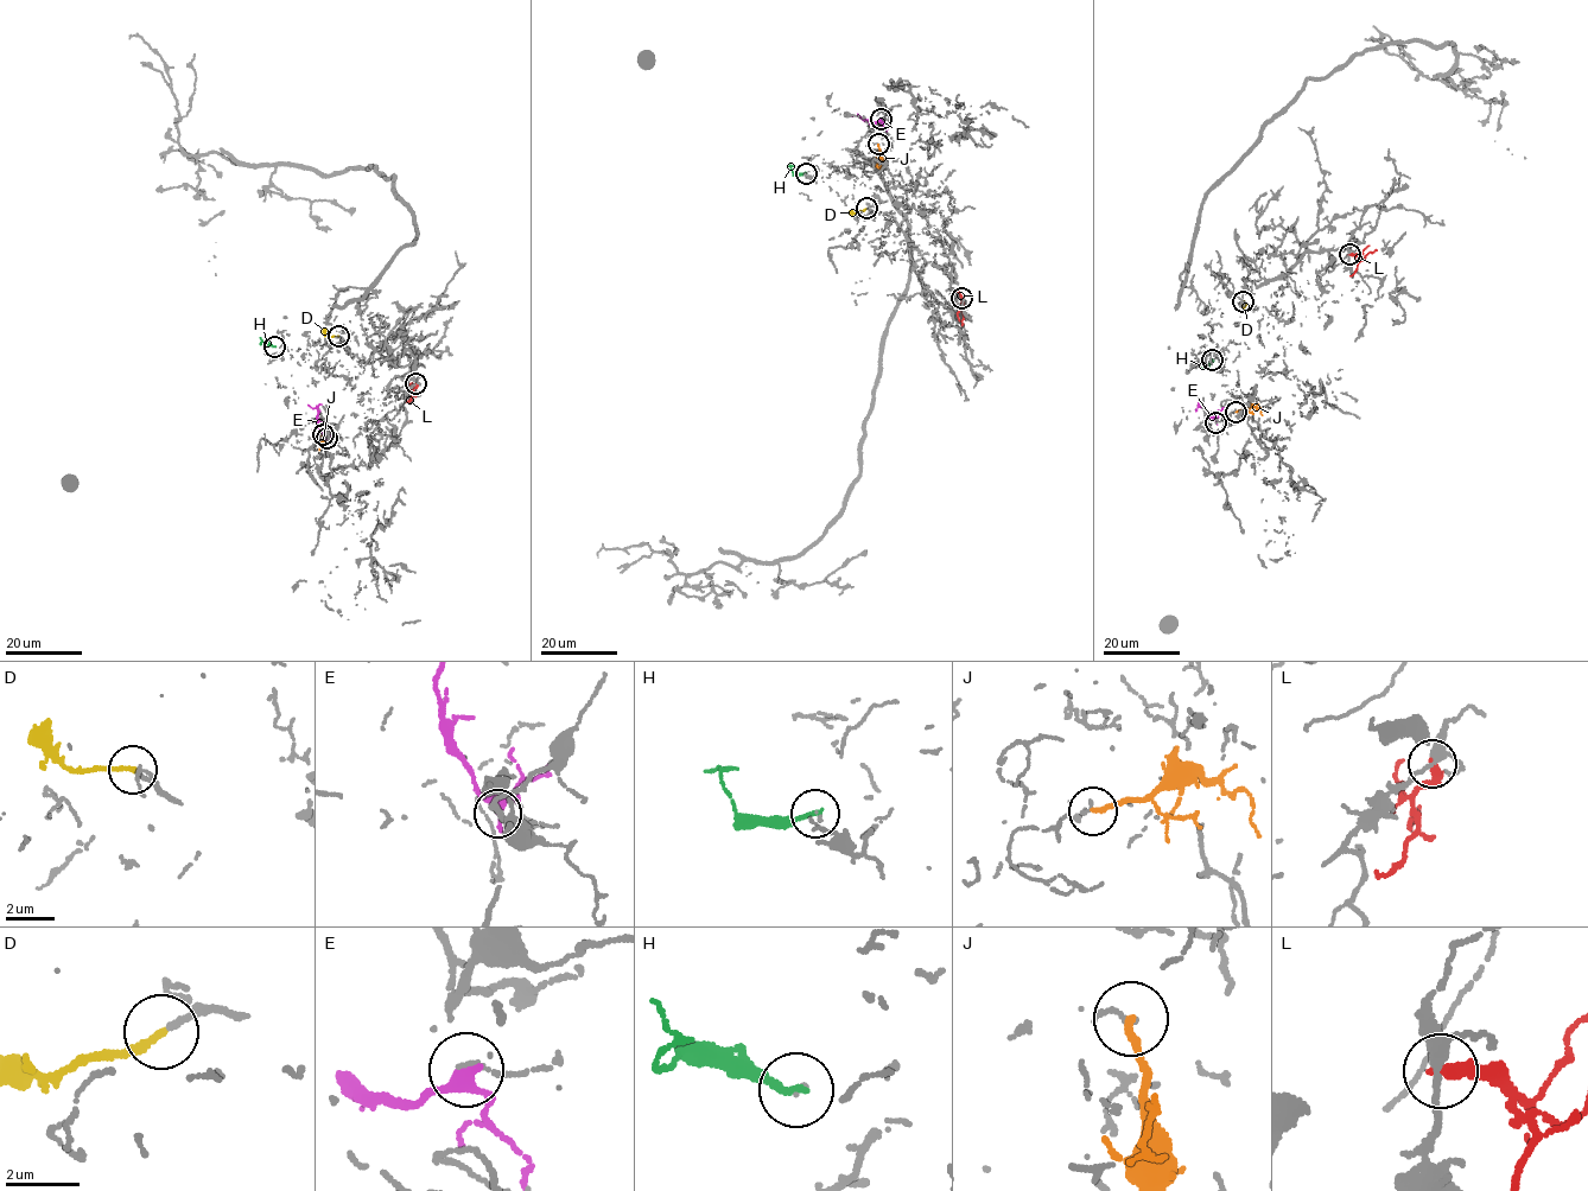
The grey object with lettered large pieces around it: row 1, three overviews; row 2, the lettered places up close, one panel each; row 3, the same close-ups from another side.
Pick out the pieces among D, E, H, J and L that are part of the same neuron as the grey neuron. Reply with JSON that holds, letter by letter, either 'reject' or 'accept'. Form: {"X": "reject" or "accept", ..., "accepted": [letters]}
{"D": "accept", "E": "reject", "H": "reject", "J": "reject", "L": "reject", "accepted": ["D"]}

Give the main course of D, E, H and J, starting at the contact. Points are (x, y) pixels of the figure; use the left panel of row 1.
D: (338, 336), (328, 336), (323, 329)
E: (326, 437), (317, 418), (318, 411), (307, 405)
H: (274, 346), (260, 344), (260, 337)
J: (323, 435), (318, 439), (319, 450)

